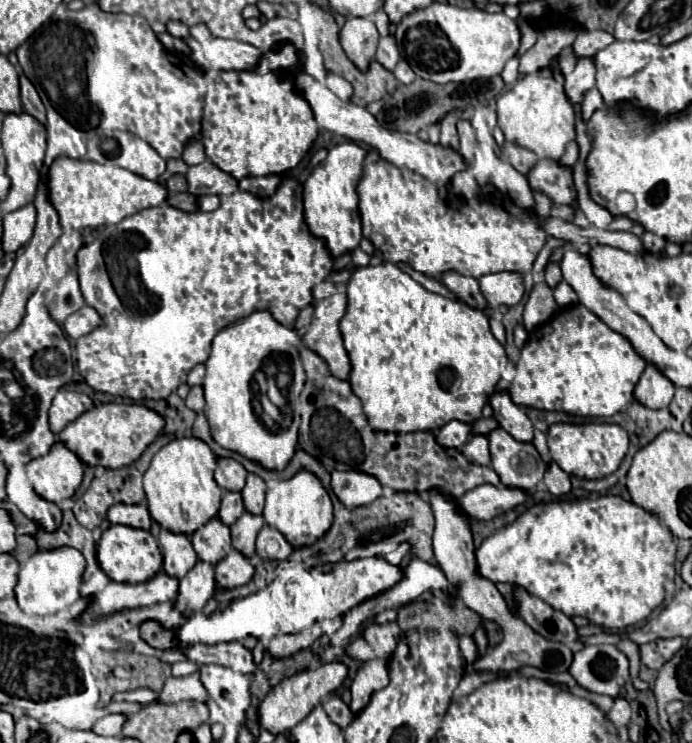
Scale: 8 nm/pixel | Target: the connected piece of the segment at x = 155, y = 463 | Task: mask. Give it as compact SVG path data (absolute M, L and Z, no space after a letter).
M193 435L173 439L165 447L161 447L143 475L143 487L151 517L163 529L185 535L191 535L209 519L213 519L223 497L223 489L217 487L217 481L213 479L215 467L217 463L211 447L203 439L197 439Z

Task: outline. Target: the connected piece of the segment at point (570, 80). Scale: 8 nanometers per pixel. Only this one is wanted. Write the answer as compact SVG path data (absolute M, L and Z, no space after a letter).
M579 59L577 67L571 75L565 77L565 93L567 99L577 105L583 101L585 93L595 87L595 67L591 59Z

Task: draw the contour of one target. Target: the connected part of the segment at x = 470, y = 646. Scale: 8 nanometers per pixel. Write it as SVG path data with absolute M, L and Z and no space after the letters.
M461 635L459 637L459 651L463 655L463 659L467 663L473 663L477 659L477 647L475 647L475 641L469 637L469 635Z

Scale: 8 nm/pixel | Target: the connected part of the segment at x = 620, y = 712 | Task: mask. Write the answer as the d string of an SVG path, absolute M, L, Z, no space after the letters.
M617 697L613 709L609 711L607 717L613 721L615 727L623 727L623 725L627 725L629 719L631 719L631 707L629 707L629 701L627 701L625 697Z

